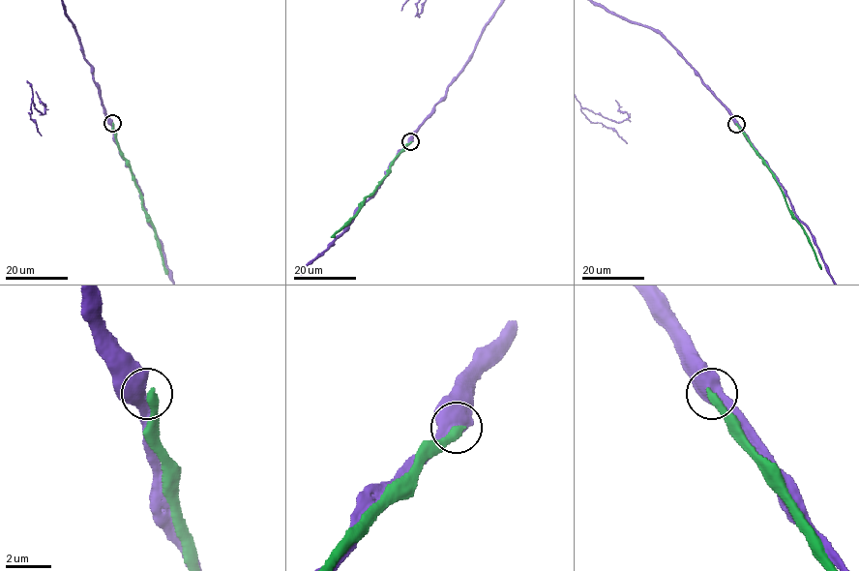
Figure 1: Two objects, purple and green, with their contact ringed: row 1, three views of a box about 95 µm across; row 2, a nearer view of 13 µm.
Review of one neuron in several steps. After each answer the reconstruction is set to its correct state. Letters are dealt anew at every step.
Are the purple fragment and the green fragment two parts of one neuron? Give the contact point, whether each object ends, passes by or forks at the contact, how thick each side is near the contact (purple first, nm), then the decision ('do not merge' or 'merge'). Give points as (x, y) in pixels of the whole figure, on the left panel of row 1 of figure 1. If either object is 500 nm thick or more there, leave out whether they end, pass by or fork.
(112, 123) | 650/360 nm | do not merge

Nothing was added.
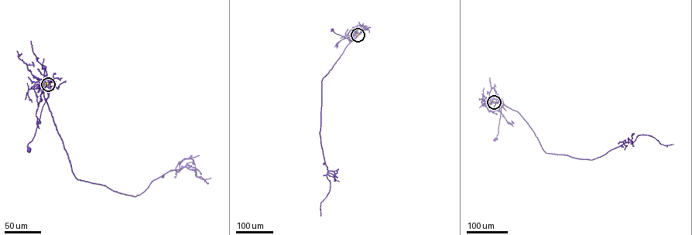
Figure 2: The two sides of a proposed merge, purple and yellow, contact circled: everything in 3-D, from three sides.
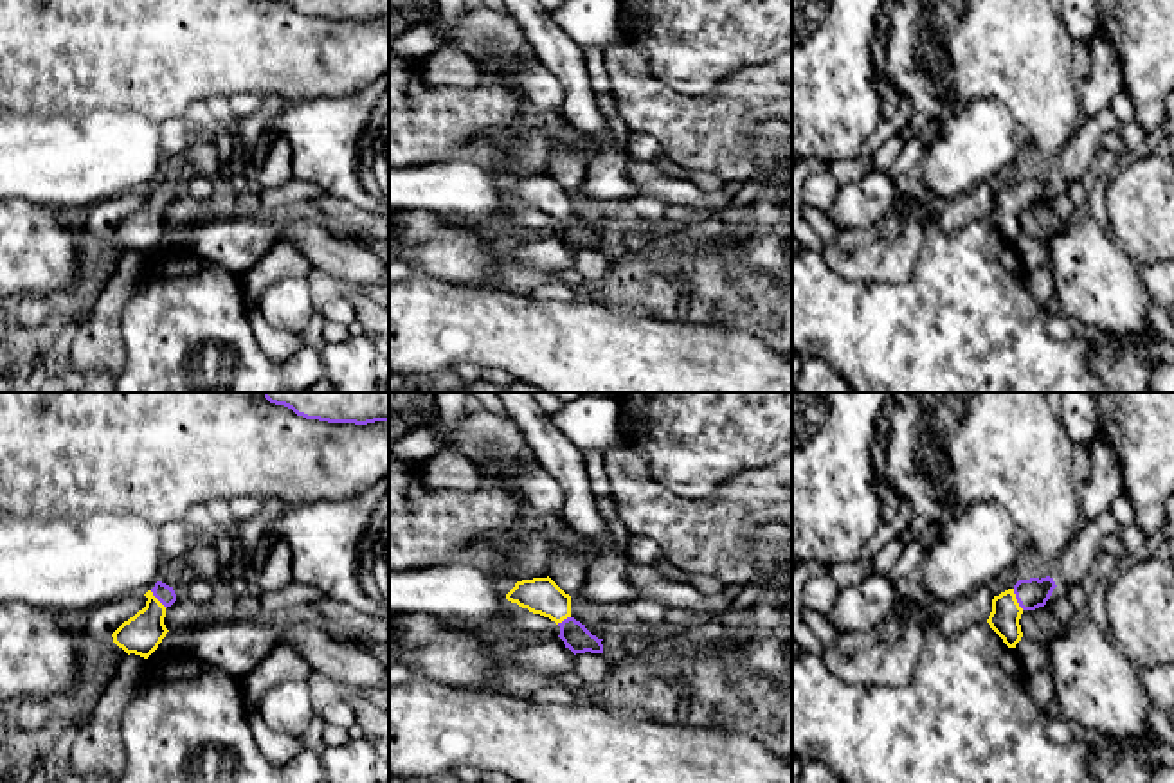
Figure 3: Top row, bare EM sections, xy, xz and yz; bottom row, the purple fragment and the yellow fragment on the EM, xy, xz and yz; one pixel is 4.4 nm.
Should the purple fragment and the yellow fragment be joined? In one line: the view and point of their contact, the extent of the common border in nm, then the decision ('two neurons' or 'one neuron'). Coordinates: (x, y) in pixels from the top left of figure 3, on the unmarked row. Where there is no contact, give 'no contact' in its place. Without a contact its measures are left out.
yz (1018, 197) | 110 nm | one neuron

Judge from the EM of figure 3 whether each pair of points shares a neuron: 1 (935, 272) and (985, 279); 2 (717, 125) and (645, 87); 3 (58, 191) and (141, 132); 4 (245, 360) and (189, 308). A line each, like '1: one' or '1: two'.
1: one
2: one
3: one
4: one

